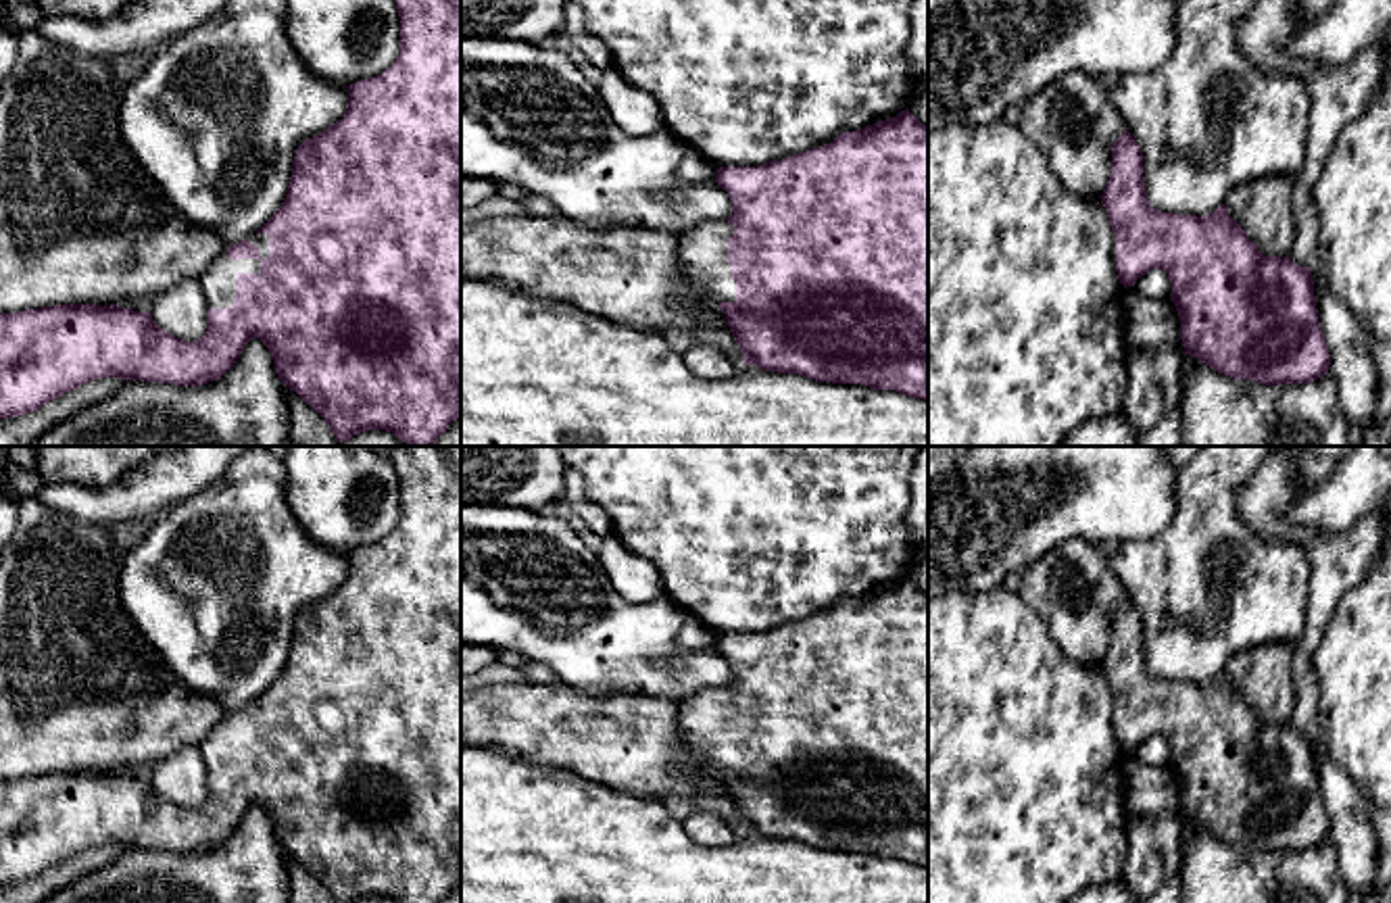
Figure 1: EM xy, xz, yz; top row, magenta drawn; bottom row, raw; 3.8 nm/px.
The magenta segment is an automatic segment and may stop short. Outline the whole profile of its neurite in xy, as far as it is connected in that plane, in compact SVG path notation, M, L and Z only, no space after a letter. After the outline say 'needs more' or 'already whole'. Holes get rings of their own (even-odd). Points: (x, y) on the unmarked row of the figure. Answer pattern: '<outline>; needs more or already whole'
M392 446L388 459L400 484L400 519L396 528L382 542L346 553L348 569L342 586L296 615L282 674L246 707L223 715L198 745L209 776L206 801L196 809L184 809L161 797L150 778L138 780L117 772L56 772L0 780L0 886L31 880L100 845L175 853L209 851L234 834L252 805L259 805L269 815L284 853L311 872L334 903L355 903L367 897L386 897L394 903L442 903L461 884L461 446Z; needs more

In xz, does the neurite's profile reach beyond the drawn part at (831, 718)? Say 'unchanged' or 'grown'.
grown

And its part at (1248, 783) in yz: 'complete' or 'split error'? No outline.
complete

